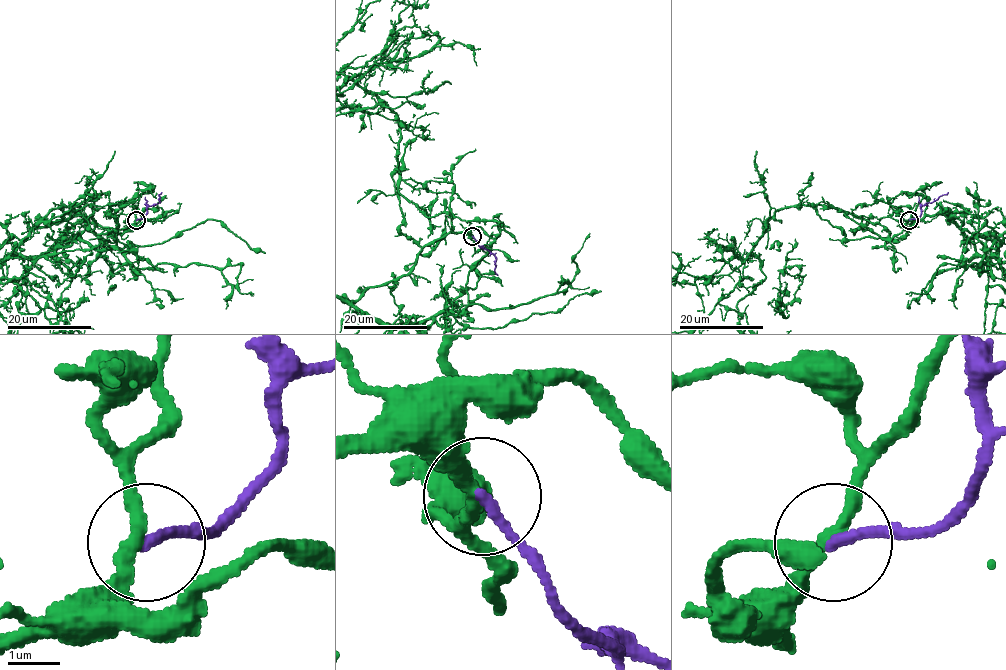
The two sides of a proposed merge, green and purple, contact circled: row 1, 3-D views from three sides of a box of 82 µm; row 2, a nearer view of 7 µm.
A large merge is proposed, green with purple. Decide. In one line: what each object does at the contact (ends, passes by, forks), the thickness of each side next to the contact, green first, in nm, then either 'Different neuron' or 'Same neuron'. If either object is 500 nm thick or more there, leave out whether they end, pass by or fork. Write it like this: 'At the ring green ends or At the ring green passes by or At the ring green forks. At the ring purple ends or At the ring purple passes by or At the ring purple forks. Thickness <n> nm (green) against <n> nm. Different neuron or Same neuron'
At the ring green passes by. At the ring purple ends. Thickness 240 nm (green) against 200 nm. Different neuron

